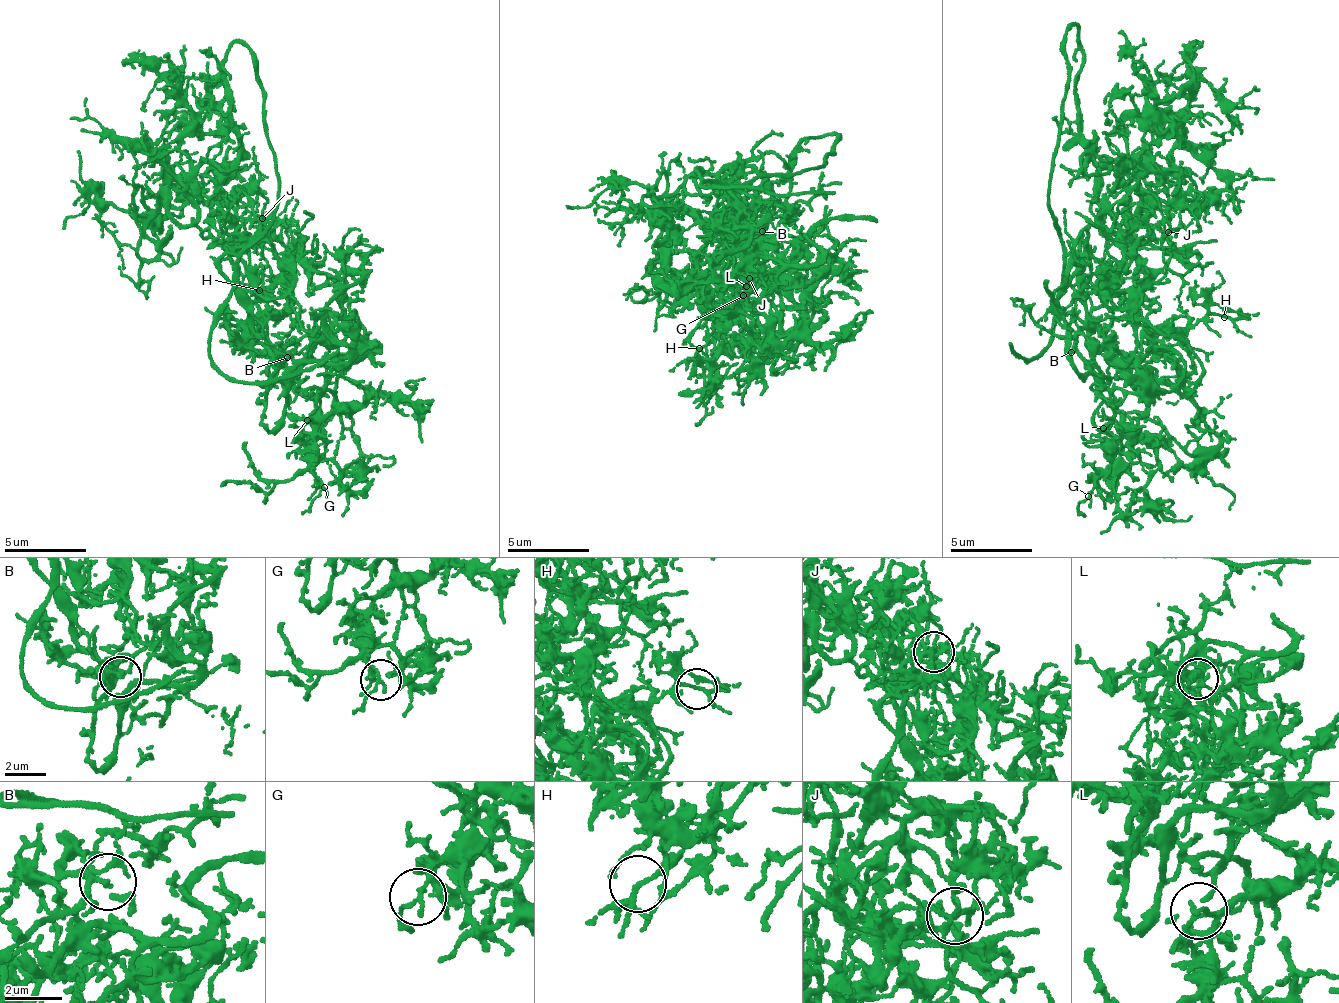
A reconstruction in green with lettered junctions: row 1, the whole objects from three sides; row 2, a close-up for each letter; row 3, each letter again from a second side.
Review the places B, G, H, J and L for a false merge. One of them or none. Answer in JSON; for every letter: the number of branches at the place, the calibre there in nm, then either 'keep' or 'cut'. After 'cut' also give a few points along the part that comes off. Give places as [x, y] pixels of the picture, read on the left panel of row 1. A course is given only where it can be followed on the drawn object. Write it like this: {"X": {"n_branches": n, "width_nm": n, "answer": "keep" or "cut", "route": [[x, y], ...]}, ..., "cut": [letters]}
{"B": {"n_branches": 3, "width_nm": 150, "answer": "keep"}, "G": {"n_branches": 3, "width_nm": 120, "answer": "keep"}, "H": {"n_branches": 4, "width_nm": 130, "answer": "keep"}, "J": {"n_branches": 4, "width_nm": 120, "answer": "keep"}, "L": {"n_branches": 3, "width_nm": 110, "answer": "keep"}, "cut": []}

